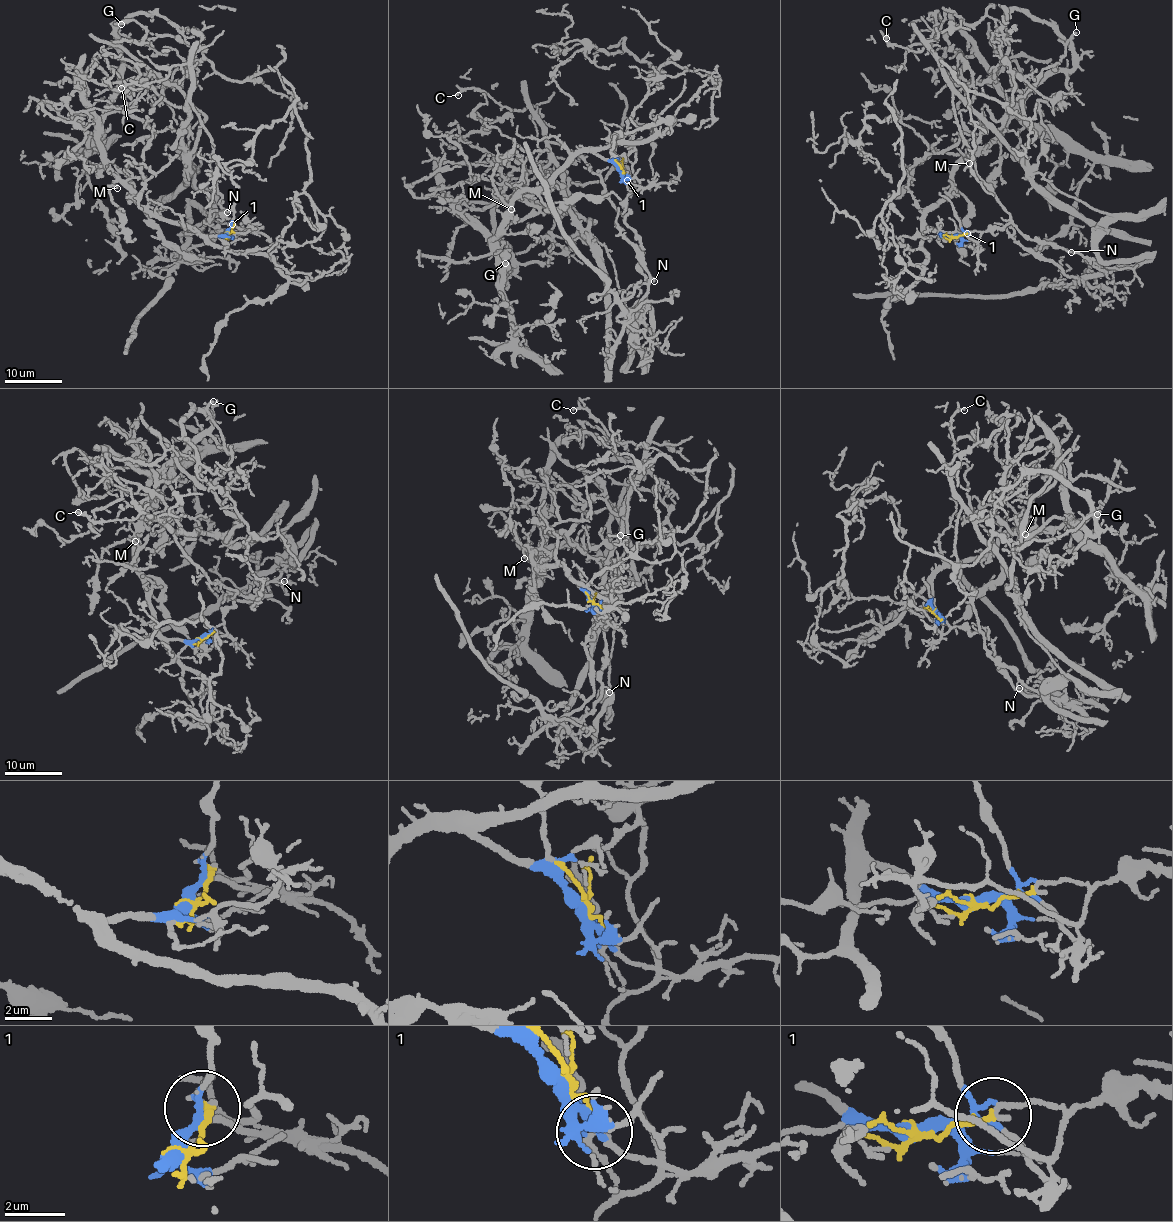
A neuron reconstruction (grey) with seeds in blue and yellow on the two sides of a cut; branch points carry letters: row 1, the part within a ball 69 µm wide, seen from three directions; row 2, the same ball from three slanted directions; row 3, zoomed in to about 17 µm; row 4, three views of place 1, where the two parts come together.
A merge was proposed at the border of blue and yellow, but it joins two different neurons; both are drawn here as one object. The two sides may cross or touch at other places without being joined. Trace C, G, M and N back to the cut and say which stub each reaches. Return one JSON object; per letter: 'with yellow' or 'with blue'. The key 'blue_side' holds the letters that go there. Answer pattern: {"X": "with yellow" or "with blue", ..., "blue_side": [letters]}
{"C": "with yellow", "G": "with blue", "M": "with blue", "N": "with yellow", "blue_side": ["G", "M"]}

